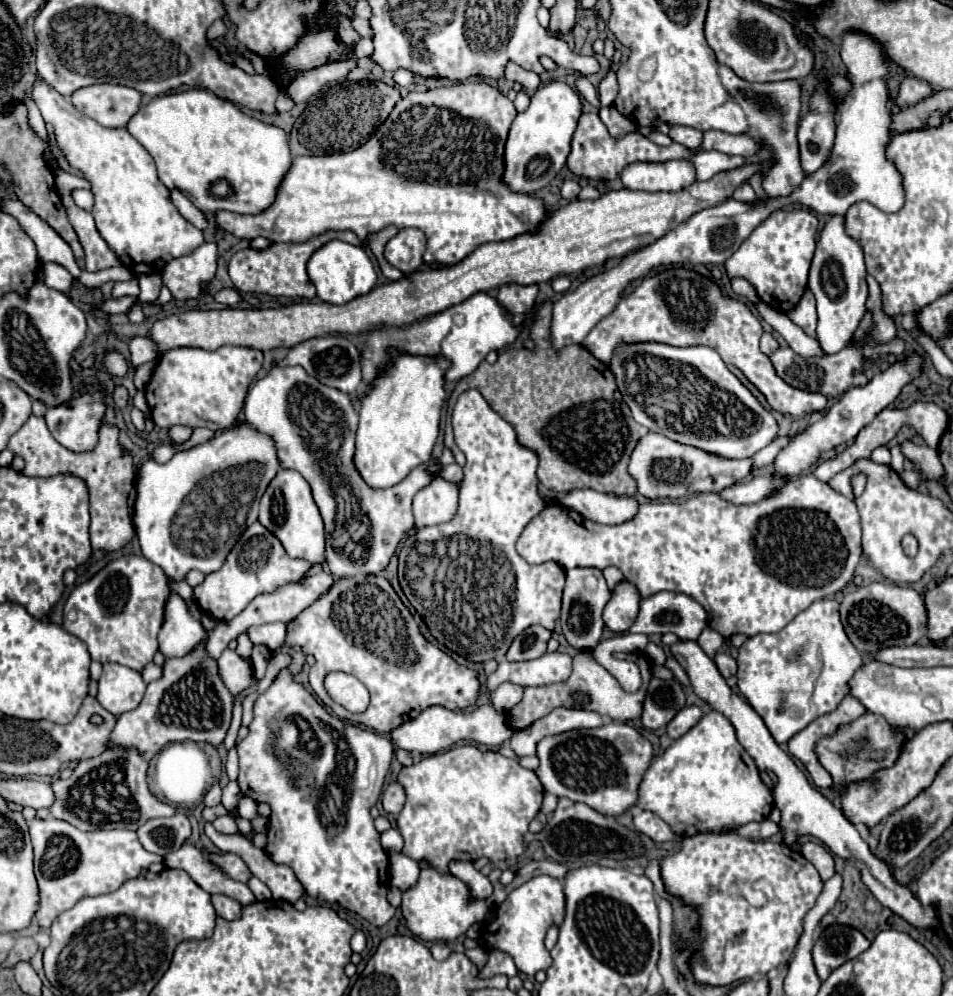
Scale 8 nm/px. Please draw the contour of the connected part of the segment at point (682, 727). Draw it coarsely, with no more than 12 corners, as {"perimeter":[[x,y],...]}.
{"perimeter":[[685,706],[669,724],[667,734],[677,740],[687,734],[703,712]]}

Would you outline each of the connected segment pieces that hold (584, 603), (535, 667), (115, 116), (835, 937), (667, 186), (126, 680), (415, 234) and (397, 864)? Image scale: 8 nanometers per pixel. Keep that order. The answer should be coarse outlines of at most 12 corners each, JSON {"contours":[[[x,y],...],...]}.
{"contours":[[[597,568],[567,570],[561,628],[593,650],[611,592]],[[561,652],[527,662],[501,662],[487,678],[503,682],[545,686],[567,680],[571,658]],[[95,84],[71,104],[107,128],[123,128],[141,104],[135,88]],[[829,926],[817,936],[813,962],[825,980],[871,942],[853,928]],[[687,160],[635,162],[621,174],[629,190],[679,192],[695,182]],[[103,664],[99,704],[113,716],[135,710],[147,684],[141,674]],[[403,228],[385,258],[403,274],[423,264],[425,234]],[[405,854],[389,856],[391,886],[401,892],[419,882],[419,864]]]}

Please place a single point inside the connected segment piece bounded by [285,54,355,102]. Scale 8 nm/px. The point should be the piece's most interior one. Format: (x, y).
(309, 83)

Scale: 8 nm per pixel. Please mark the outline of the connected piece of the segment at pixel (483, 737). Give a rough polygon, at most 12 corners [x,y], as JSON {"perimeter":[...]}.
{"perimeter":[[491,704],[473,714],[429,706],[391,732],[407,752],[459,740],[495,748],[513,728]]}

